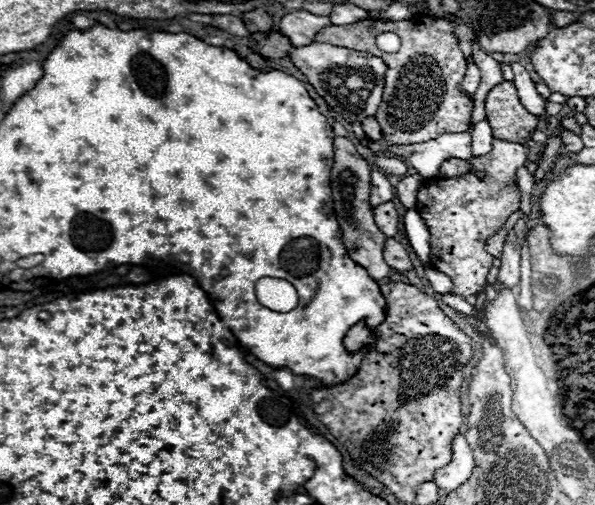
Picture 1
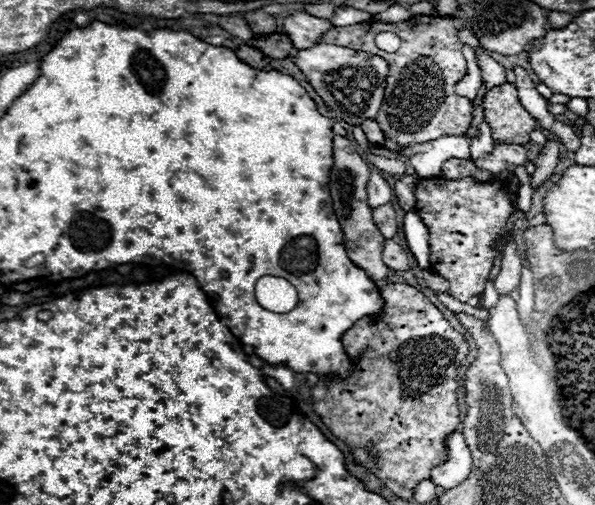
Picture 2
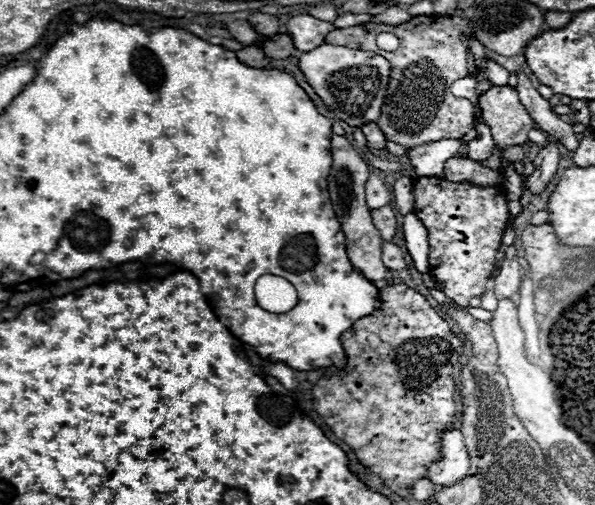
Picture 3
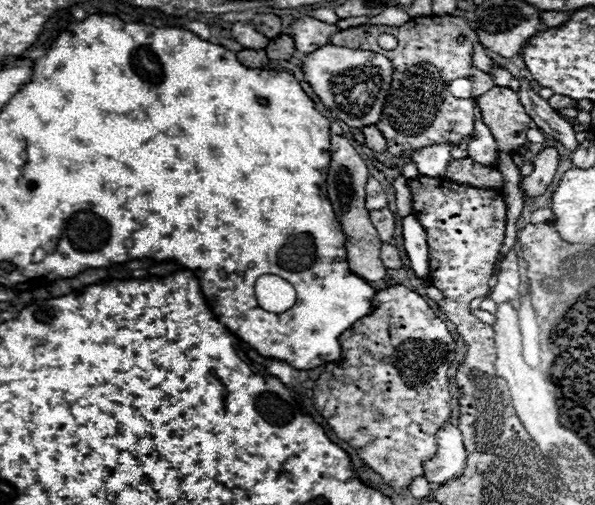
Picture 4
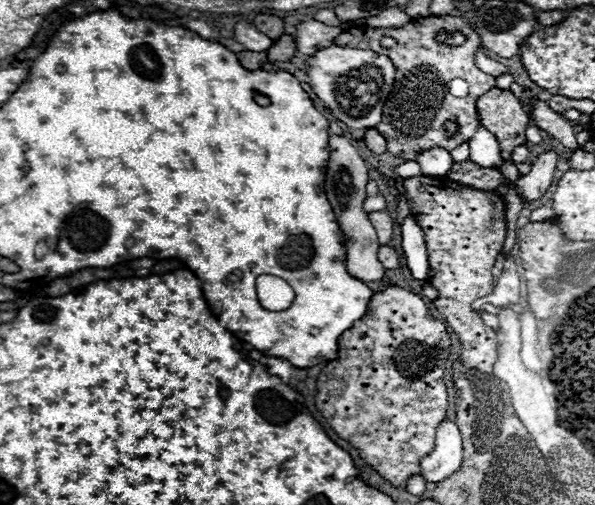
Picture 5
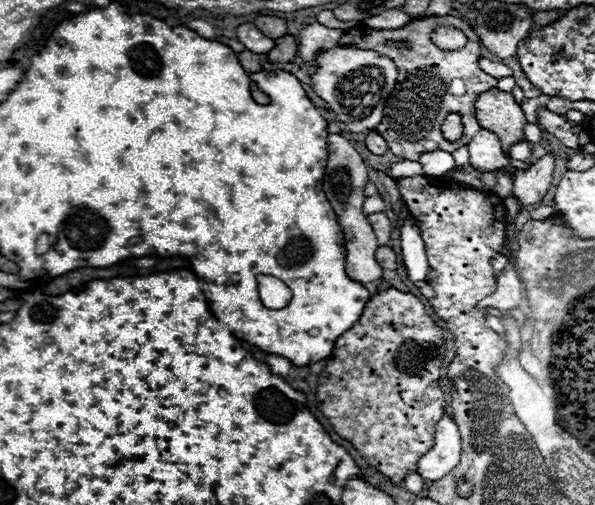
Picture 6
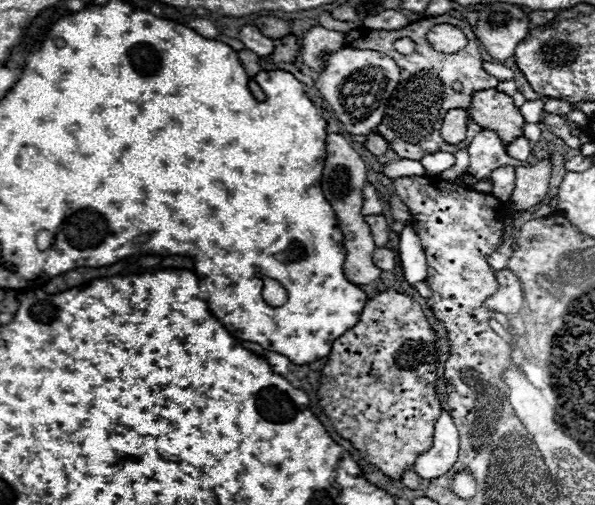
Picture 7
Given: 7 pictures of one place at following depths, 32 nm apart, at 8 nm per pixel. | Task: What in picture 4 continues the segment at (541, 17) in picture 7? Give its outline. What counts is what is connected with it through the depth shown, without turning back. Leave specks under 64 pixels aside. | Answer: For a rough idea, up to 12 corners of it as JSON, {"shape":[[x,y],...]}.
{"shape":[[542,12],[548,28],[562,26],[570,12]]}

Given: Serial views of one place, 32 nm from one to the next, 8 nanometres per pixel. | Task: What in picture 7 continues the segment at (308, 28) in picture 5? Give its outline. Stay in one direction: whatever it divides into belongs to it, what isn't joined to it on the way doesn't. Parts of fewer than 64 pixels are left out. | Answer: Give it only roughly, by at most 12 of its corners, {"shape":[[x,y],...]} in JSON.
{"shape":[[320,24],[302,36],[302,56],[314,72],[322,70],[320,56],[344,48],[342,32]]}

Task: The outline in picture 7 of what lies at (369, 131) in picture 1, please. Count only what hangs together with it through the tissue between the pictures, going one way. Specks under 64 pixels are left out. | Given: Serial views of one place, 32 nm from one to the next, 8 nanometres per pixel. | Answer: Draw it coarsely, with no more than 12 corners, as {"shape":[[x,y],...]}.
{"shape":[[376,132],[368,134],[366,148],[372,154],[382,156],[388,144]]}

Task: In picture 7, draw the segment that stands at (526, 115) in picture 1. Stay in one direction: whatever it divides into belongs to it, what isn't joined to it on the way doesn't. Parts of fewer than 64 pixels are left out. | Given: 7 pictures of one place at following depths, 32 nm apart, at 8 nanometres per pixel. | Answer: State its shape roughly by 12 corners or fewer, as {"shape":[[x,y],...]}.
{"shape":[[496,88],[474,94],[470,118],[504,146],[526,124],[512,96]]}

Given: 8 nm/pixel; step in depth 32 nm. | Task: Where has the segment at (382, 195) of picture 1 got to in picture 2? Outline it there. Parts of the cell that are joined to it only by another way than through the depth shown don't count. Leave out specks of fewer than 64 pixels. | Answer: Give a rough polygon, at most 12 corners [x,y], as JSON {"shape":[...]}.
{"shape":[[380,172],[370,174],[368,202],[378,208],[392,200],[392,188]]}

